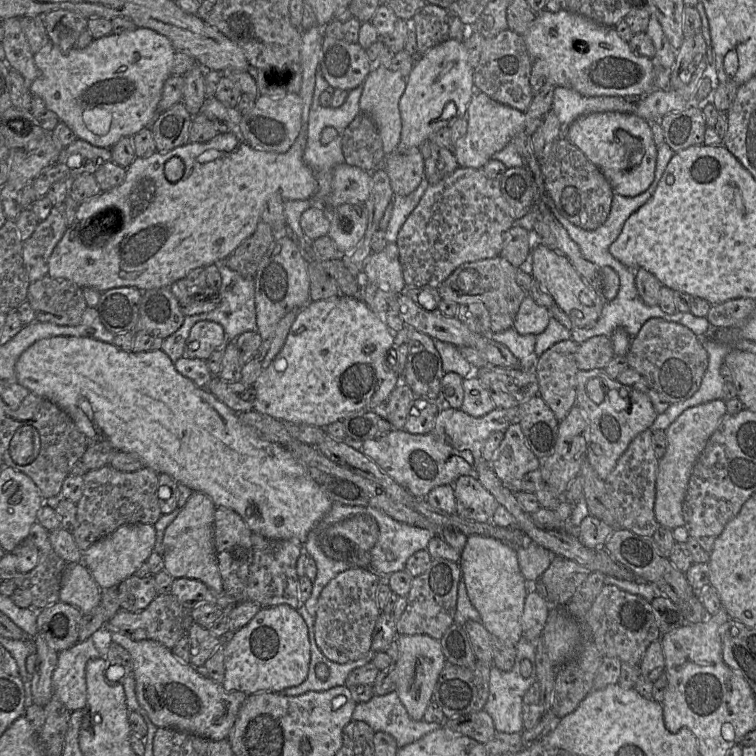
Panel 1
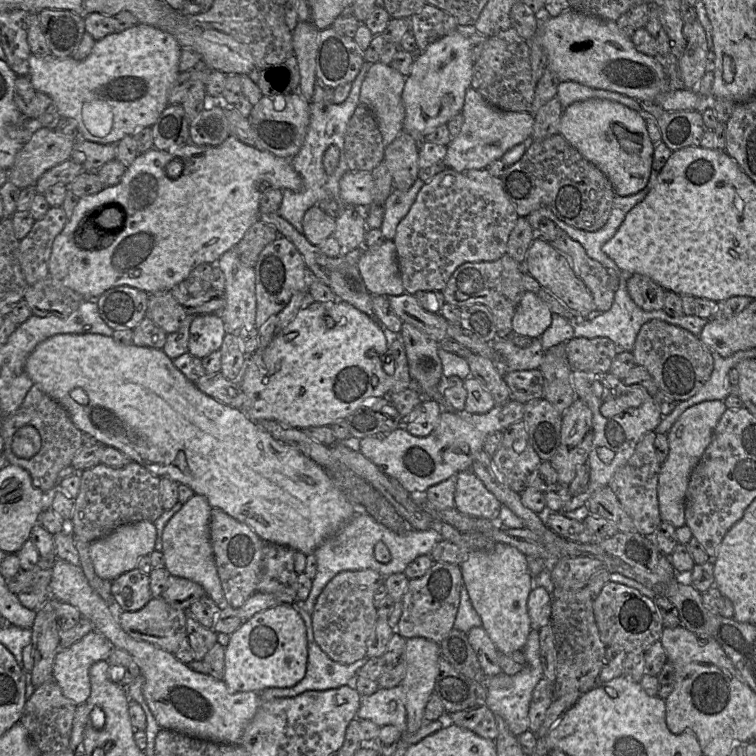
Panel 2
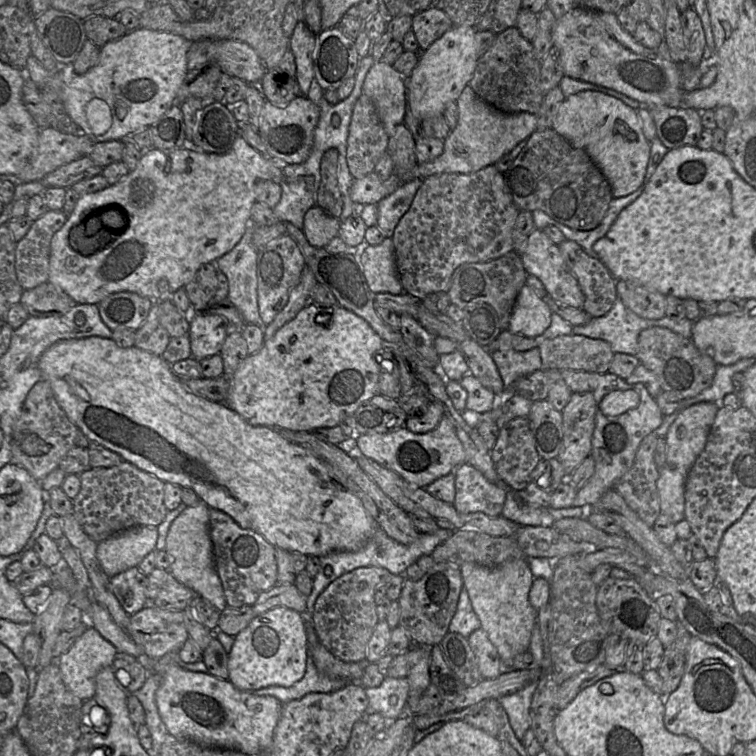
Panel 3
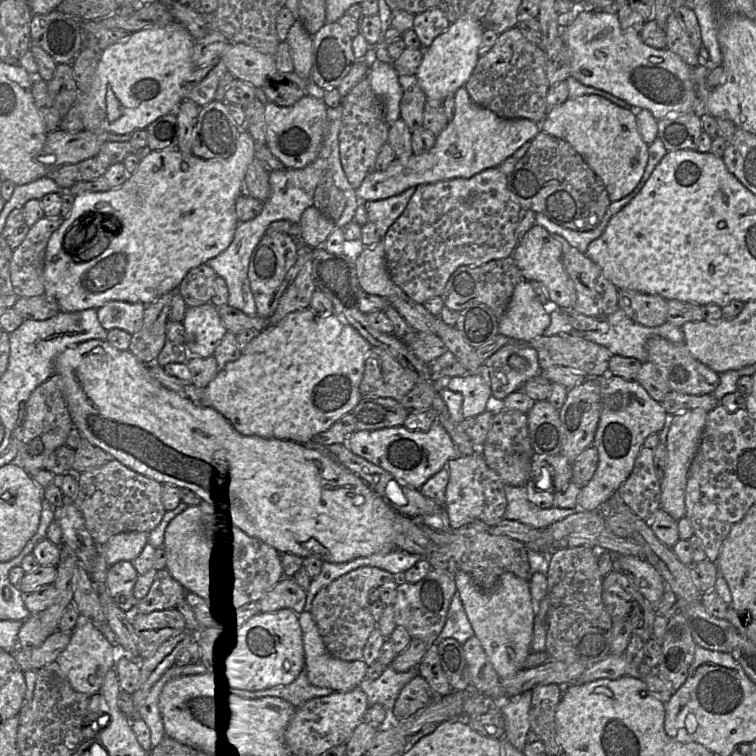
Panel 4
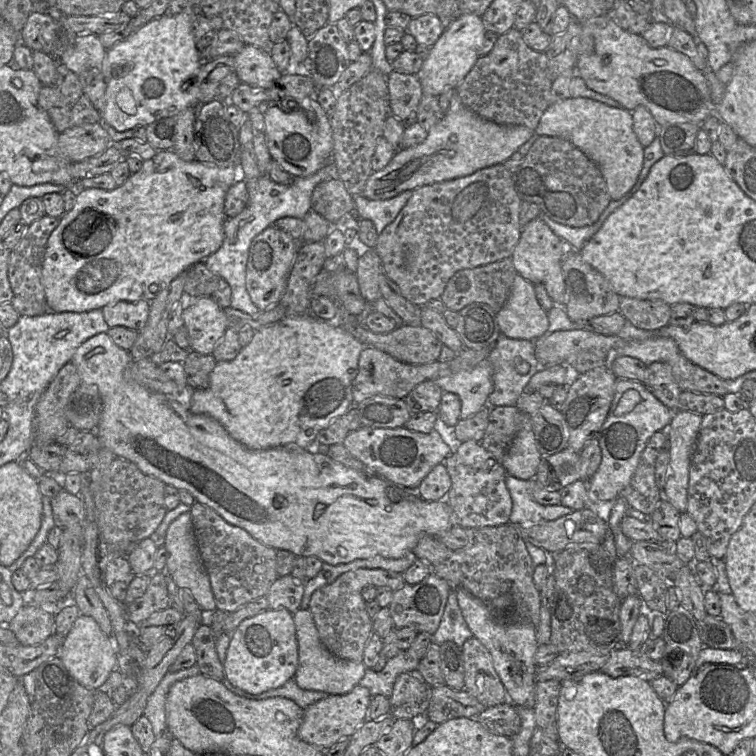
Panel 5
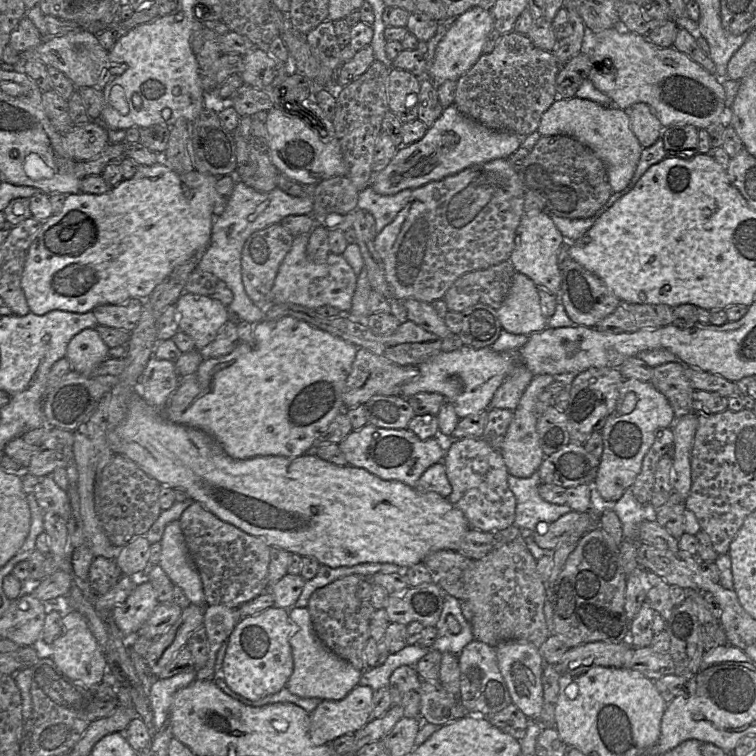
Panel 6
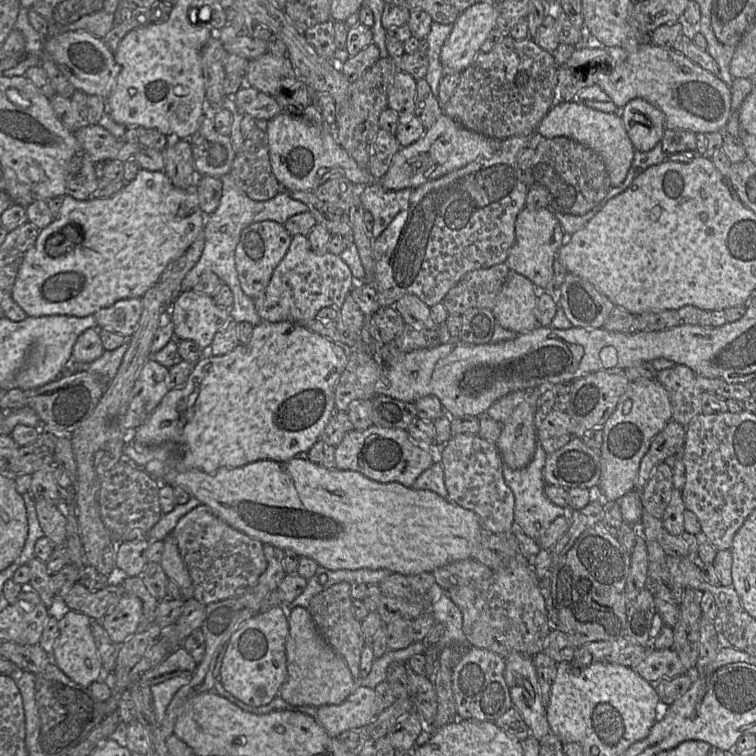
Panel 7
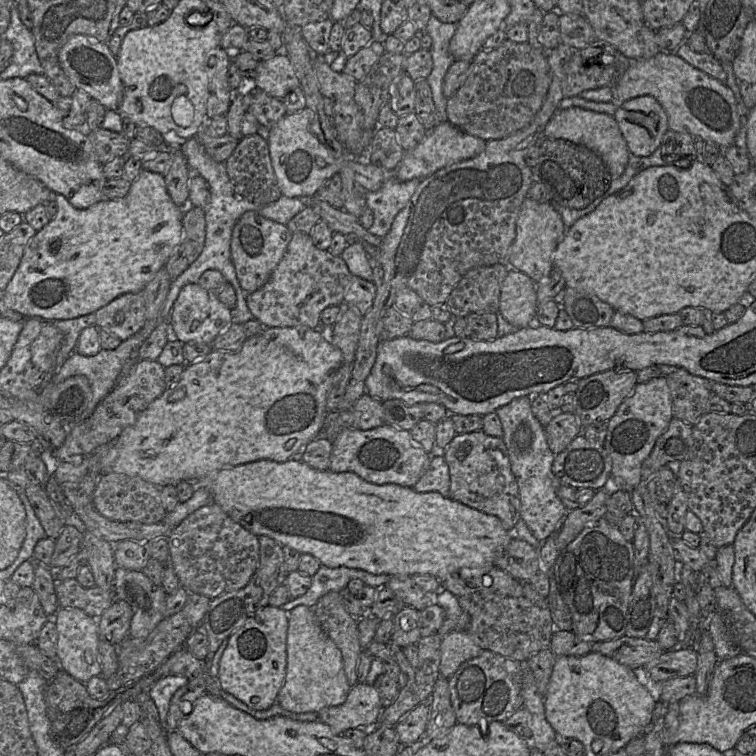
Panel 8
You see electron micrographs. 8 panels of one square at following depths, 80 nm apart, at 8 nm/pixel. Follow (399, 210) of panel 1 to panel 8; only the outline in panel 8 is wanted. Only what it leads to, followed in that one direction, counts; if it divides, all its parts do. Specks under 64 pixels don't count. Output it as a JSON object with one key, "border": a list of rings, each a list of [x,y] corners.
{"border":[[[394,170],[387,173],[387,180],[377,191],[366,193],[366,207],[373,212],[374,221],[368,232],[383,238],[400,210],[415,192],[422,179],[401,182],[394,176]]]}

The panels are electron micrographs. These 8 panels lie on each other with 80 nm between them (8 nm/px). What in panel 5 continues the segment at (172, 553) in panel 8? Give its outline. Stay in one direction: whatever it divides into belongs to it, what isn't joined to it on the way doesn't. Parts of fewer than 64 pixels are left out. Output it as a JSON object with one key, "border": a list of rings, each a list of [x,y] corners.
{"border":[[[197,501],[191,505],[189,513],[217,609],[231,613],[250,601],[266,596],[279,577],[276,569],[277,550],[259,542],[244,529],[228,523],[214,510]]]}

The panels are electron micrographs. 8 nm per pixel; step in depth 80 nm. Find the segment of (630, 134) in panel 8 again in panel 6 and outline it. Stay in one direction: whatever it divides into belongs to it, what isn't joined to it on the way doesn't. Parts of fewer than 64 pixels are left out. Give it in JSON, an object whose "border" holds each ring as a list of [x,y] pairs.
{"border":[[[635,103],[624,109],[630,120],[630,128],[643,148],[652,146],[663,129],[652,109],[645,103]]]}

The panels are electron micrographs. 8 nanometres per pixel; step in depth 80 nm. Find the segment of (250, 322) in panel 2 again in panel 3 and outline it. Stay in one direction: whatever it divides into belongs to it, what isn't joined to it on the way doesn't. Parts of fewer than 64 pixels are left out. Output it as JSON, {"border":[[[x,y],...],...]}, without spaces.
{"border":[[[248,220],[240,241],[216,261],[218,269],[227,277],[229,291],[227,299],[237,308],[245,323],[255,324],[264,331],[257,301],[257,253],[252,243],[252,234],[258,226]]]}

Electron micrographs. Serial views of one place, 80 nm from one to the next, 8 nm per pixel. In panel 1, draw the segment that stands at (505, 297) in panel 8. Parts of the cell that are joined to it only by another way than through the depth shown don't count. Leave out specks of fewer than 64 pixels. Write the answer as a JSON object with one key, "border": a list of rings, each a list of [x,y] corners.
{"border":[[[529,294],[522,301],[514,320],[514,329],[522,335],[539,335],[548,326],[550,310],[537,304]]]}

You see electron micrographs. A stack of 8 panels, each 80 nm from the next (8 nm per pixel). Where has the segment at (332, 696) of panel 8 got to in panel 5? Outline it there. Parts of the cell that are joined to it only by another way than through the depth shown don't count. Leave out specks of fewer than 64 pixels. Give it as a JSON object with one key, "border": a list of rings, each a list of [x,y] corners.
{"border":[[[308,609],[293,613],[298,642],[298,666],[294,679],[303,690],[322,691],[328,695],[344,695],[359,685],[366,666],[361,662],[341,659],[332,654],[321,642],[313,617]]]}

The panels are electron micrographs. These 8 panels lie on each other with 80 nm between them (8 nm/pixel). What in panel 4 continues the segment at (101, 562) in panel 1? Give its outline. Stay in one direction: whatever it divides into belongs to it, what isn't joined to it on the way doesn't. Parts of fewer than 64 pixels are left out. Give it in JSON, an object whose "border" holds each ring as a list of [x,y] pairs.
{"border":[[[147,532],[119,533],[102,546],[98,546],[98,554],[102,554],[109,566],[119,561],[132,562],[149,542],[148,537]]]}

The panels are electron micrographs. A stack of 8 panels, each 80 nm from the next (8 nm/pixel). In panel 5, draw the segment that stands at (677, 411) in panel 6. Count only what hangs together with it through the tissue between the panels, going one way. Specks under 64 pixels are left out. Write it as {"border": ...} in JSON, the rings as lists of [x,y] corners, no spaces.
{"border":[[[654,362],[648,365],[644,384],[669,409],[679,410],[679,396],[682,390],[667,362]]]}

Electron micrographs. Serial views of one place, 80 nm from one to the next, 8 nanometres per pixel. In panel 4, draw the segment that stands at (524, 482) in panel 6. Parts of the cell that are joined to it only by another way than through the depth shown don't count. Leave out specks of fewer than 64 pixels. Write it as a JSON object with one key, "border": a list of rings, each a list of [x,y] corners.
{"border":[[[505,485],[504,490],[507,499],[504,519],[517,520],[534,528],[542,528],[576,513],[576,507],[566,509],[552,506],[544,509],[537,506],[528,499],[525,485],[518,487]]]}

